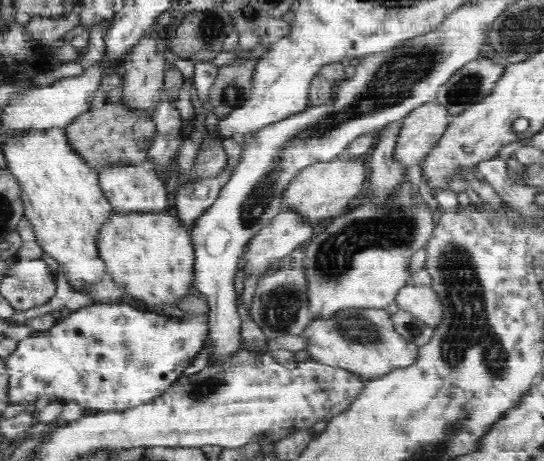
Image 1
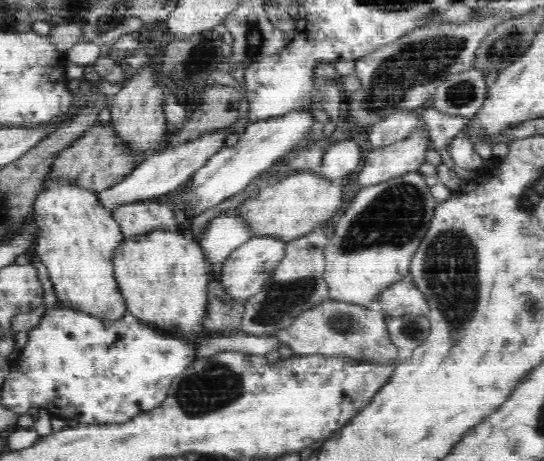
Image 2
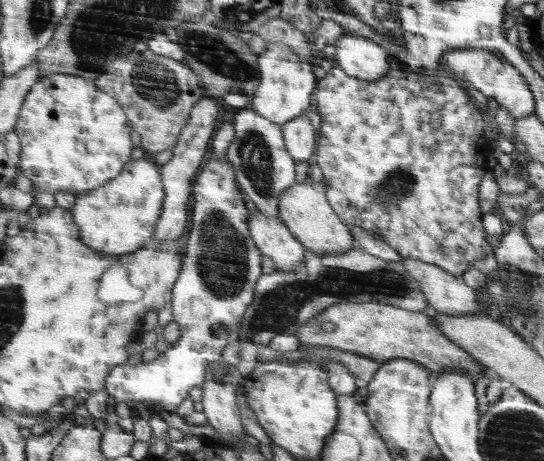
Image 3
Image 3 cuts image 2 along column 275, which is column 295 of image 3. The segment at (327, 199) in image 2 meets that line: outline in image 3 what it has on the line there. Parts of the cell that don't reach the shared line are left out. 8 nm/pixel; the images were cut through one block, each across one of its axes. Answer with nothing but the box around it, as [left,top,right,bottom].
[279,181,357,256]

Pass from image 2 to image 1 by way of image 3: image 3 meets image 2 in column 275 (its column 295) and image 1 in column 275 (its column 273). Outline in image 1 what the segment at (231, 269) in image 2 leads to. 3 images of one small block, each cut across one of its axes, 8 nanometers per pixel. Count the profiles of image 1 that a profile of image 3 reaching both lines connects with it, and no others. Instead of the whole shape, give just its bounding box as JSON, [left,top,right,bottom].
[241,209,314,278]

